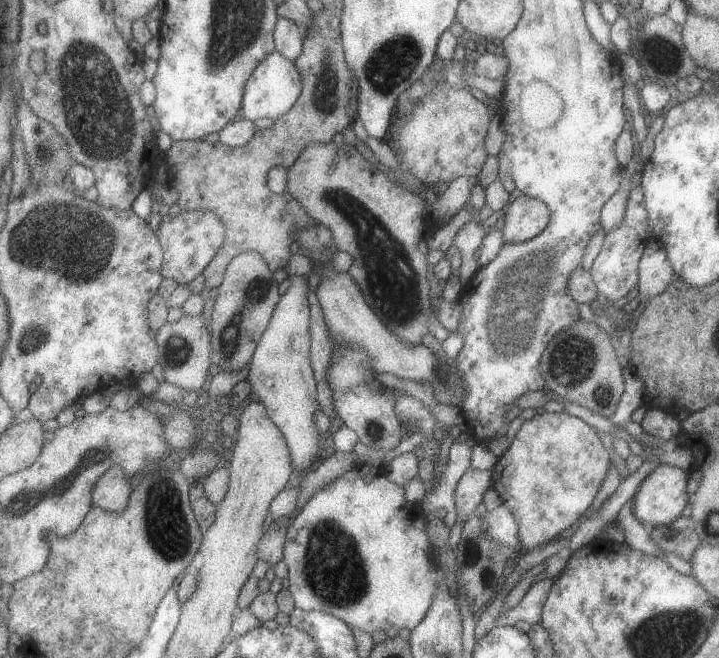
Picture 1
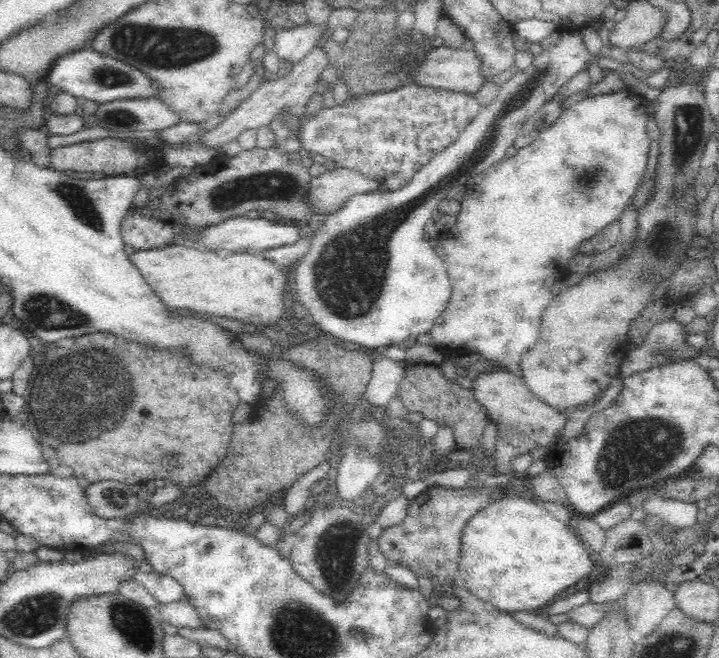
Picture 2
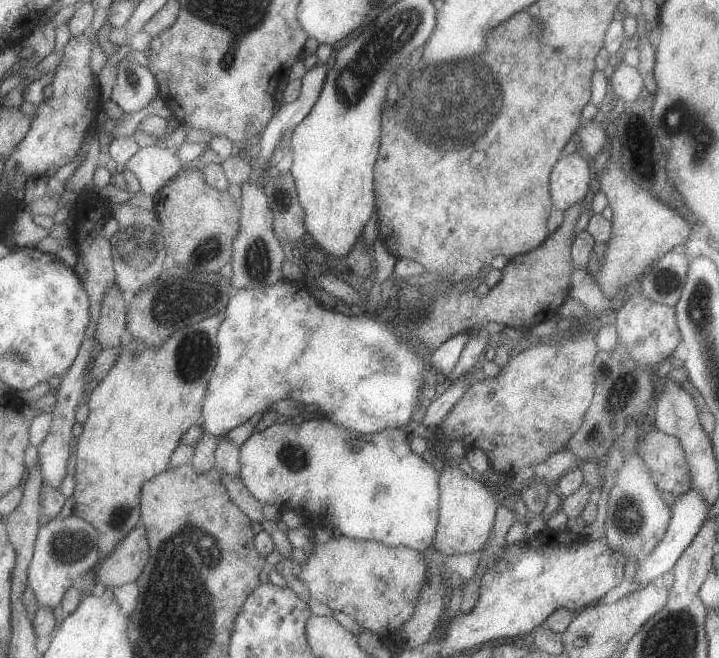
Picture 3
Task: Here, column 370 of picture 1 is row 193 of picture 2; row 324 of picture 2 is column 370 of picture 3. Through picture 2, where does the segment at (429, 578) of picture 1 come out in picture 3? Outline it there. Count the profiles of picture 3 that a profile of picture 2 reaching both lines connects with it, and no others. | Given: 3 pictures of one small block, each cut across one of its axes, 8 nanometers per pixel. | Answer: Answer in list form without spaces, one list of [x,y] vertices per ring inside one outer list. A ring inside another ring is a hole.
[[[330,418],[307,419],[302,424],[294,424],[285,420],[276,422],[265,431],[256,432],[254,436],[244,444],[243,453],[241,456],[242,472],[241,475],[249,486],[249,489],[264,503],[276,503],[280,506],[283,512],[289,508],[293,508],[304,515],[307,520],[317,517],[319,514],[326,515],[327,519],[331,521],[334,528],[340,527],[342,534],[356,538],[363,541],[376,541],[384,543],[389,547],[407,546],[414,550],[421,550],[424,552],[433,544],[433,538],[437,534],[437,524],[439,521],[439,472],[434,469],[432,463],[423,460],[421,456],[413,450],[412,443],[410,442],[409,435],[406,434],[402,428],[388,429],[380,432],[375,432],[372,436],[368,436],[368,446],[361,447],[359,450],[350,450],[348,444],[350,440],[358,436],[356,432],[352,432],[350,428],[338,426],[336,422],[332,422]]]

